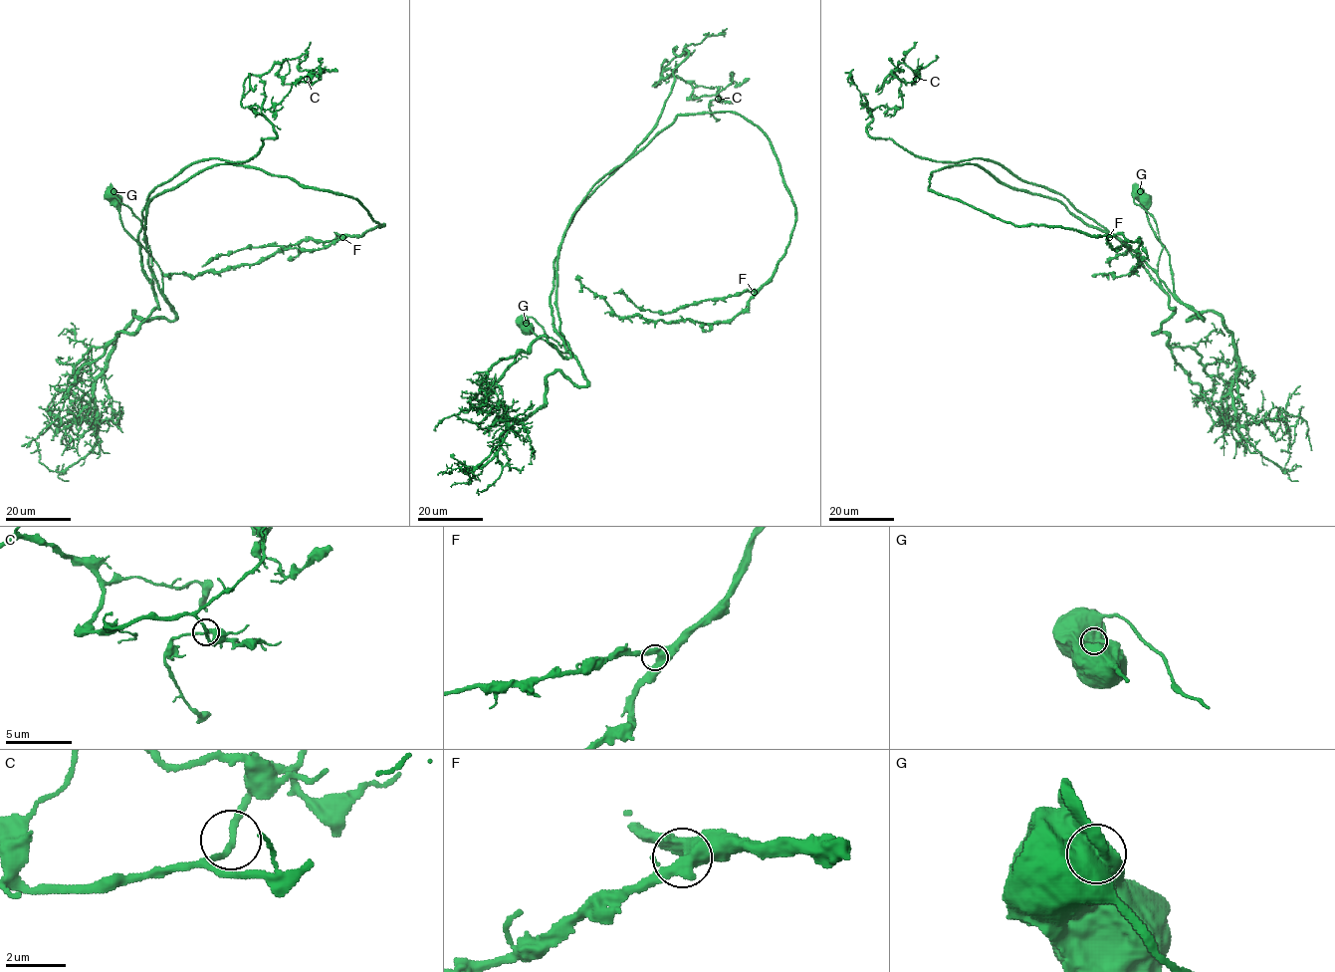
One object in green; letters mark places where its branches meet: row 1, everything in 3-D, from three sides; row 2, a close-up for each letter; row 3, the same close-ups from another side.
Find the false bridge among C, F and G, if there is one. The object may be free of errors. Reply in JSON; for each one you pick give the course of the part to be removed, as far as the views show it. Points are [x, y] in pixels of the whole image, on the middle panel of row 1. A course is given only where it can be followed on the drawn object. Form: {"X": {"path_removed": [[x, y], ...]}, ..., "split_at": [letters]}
{"G": {"path_removed": [[526, 323], [564, 343], [558, 247], [656, 122], [675, 54], [653, 86], [677, 77], [696, 99], [749, 78]]}, "split_at": ["G"]}

